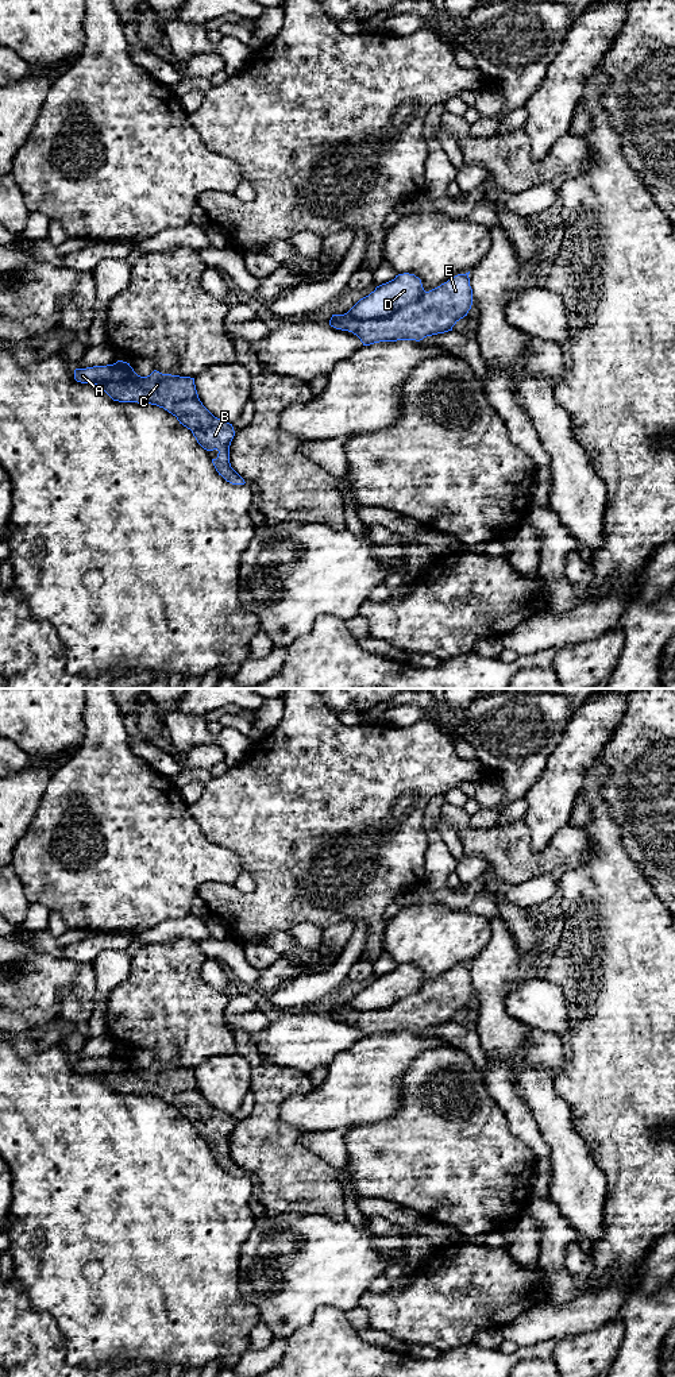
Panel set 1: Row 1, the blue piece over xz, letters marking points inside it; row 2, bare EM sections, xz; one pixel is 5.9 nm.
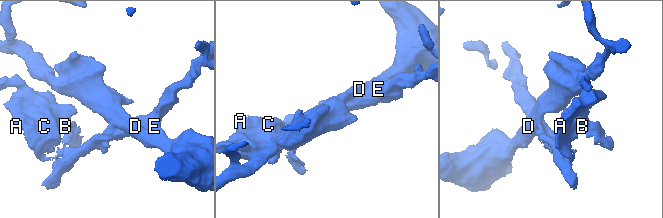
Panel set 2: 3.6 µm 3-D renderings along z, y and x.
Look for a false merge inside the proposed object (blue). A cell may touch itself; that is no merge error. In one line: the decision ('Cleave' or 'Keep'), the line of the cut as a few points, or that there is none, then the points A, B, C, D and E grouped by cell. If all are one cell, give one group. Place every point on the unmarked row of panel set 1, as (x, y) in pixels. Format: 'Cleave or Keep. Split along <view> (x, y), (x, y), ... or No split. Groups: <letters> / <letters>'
Cleave. Split along xz (425, 983), (415, 992), (385, 1007), (355, 1011), (340, 1006). Groups: A B C E / D

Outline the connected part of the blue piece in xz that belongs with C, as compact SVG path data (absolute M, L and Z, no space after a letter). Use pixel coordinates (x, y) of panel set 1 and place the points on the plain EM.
M130 1054L76 1060L74 1071L100 1077L113 1092L151 1095L177 1108L192 1122L207 1142L217 1141L212 1154L227 1173L244 1176L244 1170L231 1158L230 1137L235 1127L232 1115L215 1108L200 1092L194 1069L162 1065L154 1061L147 1068L138 1066Z

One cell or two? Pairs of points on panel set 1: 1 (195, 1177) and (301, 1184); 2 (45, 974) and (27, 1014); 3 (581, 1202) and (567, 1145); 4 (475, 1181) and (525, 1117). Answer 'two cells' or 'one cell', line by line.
1: two cells
2: two cells
3: one cell
4: two cells

